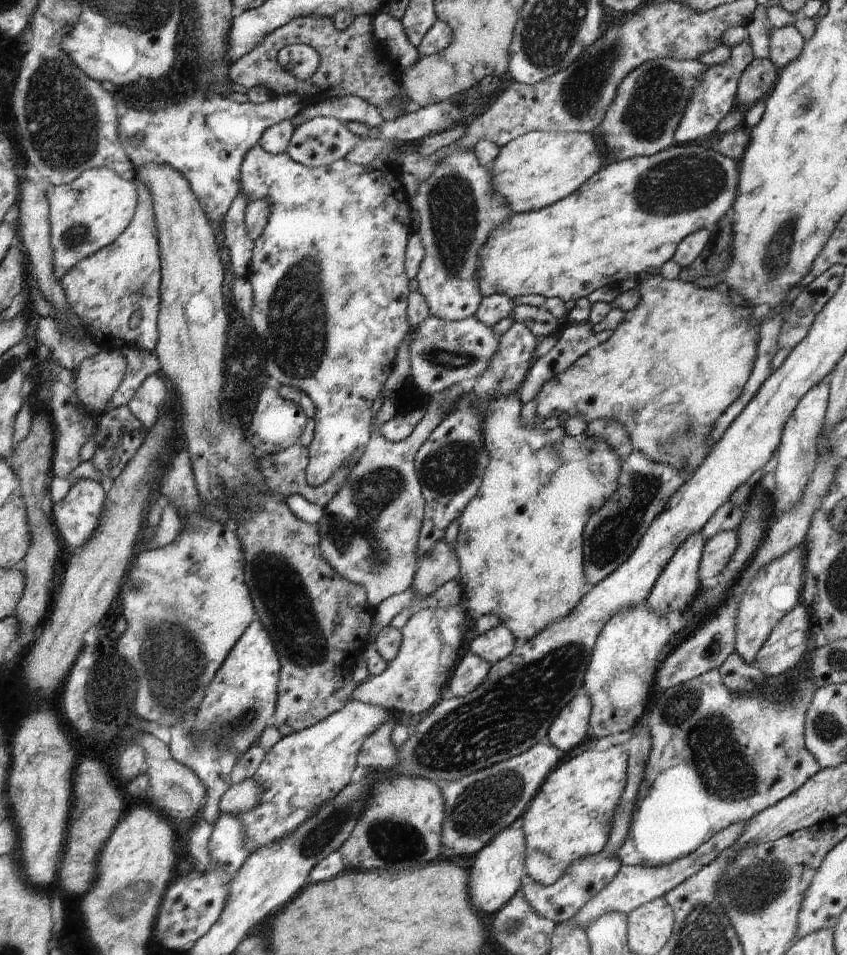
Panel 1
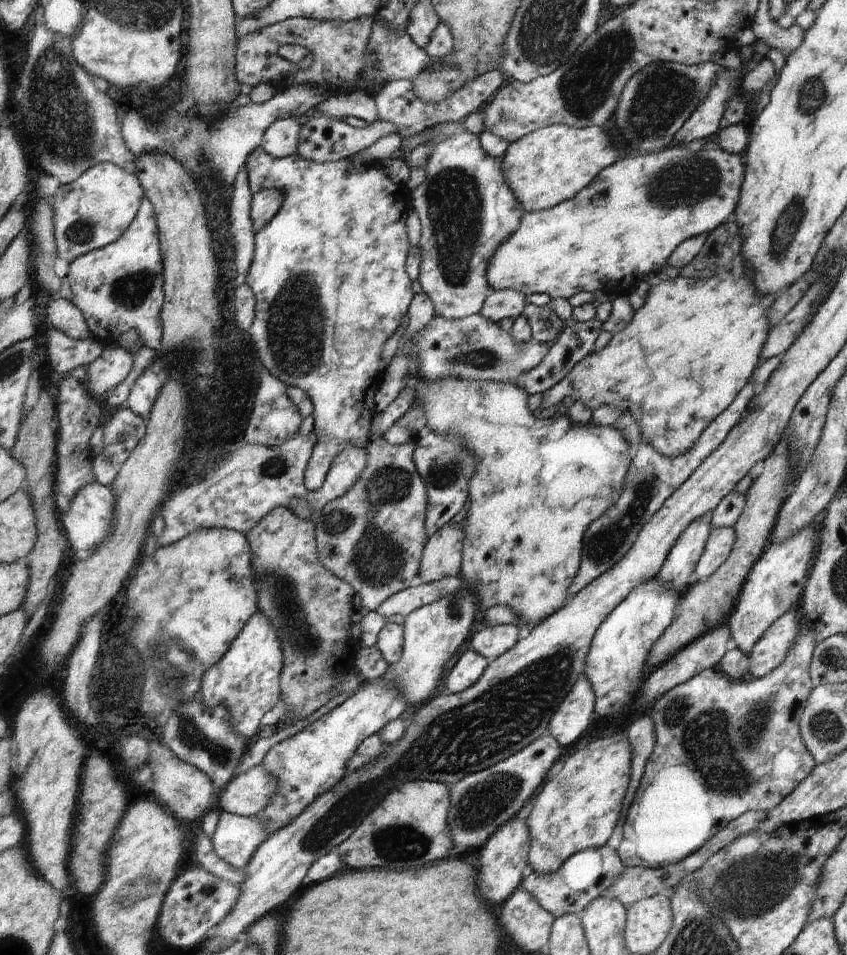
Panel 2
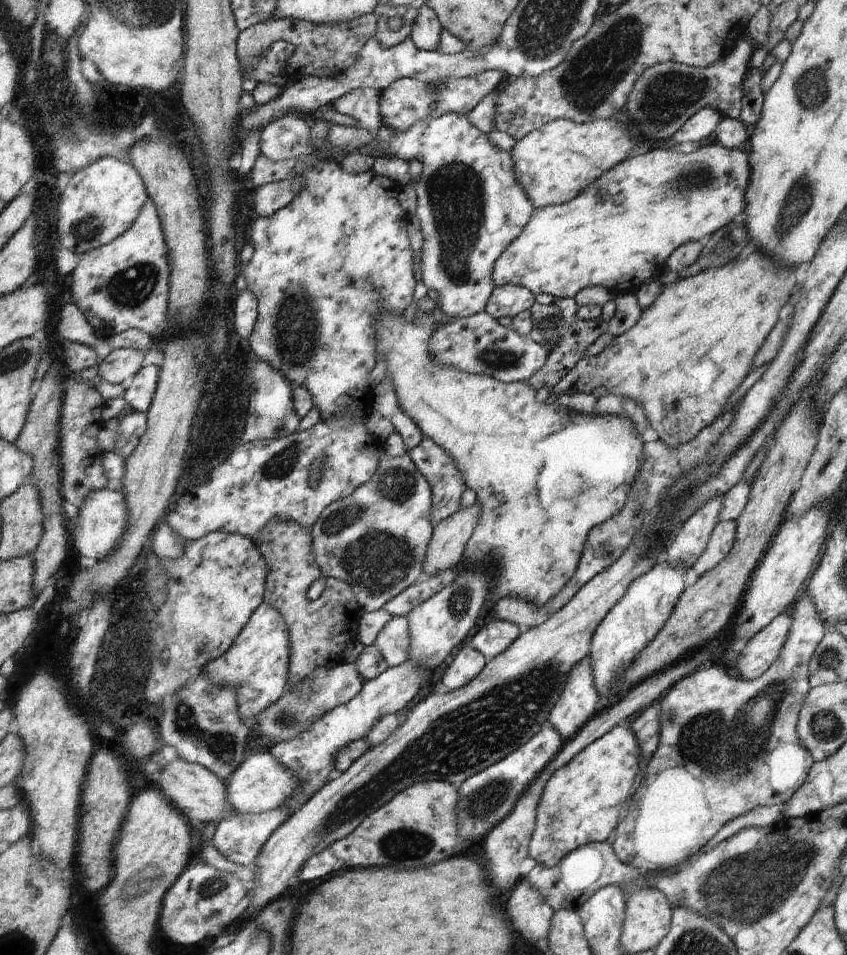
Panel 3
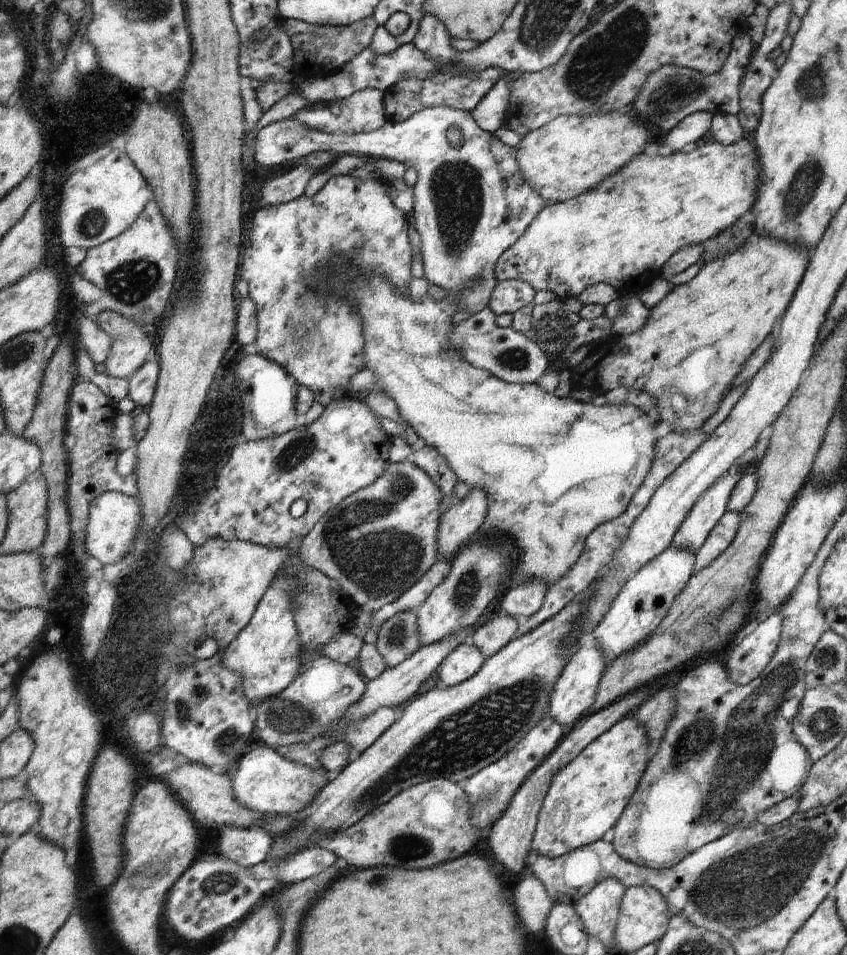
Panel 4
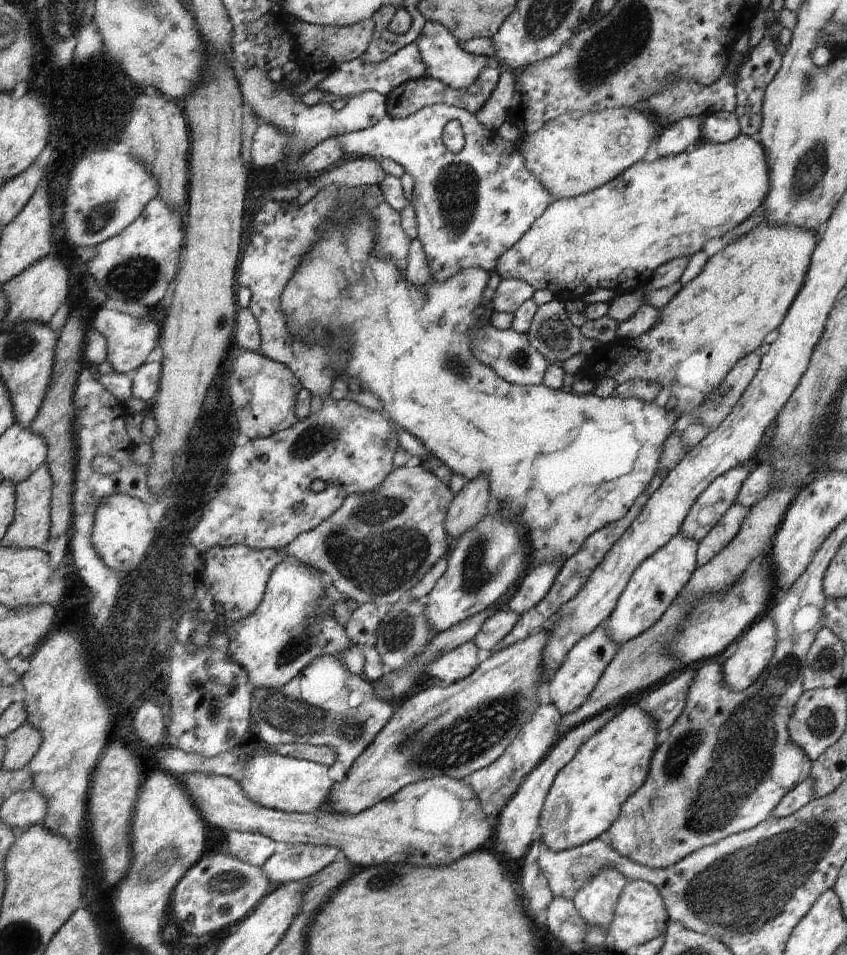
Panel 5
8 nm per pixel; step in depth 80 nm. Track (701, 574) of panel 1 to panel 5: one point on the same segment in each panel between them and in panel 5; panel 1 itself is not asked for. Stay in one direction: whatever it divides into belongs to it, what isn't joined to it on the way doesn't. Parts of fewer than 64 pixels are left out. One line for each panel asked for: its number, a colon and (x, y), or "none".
2: (720, 542)
3: (719, 544)
4: (721, 536)
5: (723, 532)

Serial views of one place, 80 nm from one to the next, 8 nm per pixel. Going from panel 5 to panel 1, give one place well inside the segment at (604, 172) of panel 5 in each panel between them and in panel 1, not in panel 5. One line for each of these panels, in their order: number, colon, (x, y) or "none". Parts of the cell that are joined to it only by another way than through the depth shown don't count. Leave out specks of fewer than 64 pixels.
1: (538, 169)
2: (551, 165)
3: (553, 164)
4: (561, 160)

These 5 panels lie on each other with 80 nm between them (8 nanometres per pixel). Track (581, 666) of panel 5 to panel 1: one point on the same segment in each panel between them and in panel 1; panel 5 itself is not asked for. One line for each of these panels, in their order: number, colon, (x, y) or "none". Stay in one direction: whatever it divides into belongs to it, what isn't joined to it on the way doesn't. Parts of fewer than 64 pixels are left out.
1: (567, 731)
2: (569, 723)
3: (578, 703)
4: (574, 692)

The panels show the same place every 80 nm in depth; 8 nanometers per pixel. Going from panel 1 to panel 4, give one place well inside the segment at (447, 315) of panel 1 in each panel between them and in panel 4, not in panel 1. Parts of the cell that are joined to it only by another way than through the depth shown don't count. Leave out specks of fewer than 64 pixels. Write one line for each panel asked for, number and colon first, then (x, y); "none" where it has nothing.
2: (467, 209)
3: (470, 206)
4: (471, 204)

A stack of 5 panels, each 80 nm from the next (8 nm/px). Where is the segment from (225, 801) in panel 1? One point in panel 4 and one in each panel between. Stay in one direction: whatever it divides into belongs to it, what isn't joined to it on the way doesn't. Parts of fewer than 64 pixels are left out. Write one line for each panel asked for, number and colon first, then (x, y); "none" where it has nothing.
2: (247, 794)
3: (259, 784)
4: (263, 781)

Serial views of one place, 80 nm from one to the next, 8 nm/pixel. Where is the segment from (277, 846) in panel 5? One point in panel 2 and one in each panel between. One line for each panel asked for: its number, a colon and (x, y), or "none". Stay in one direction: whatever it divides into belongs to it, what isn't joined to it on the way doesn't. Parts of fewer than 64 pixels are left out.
2: (236, 838)
3: (238, 837)
4: (247, 847)

